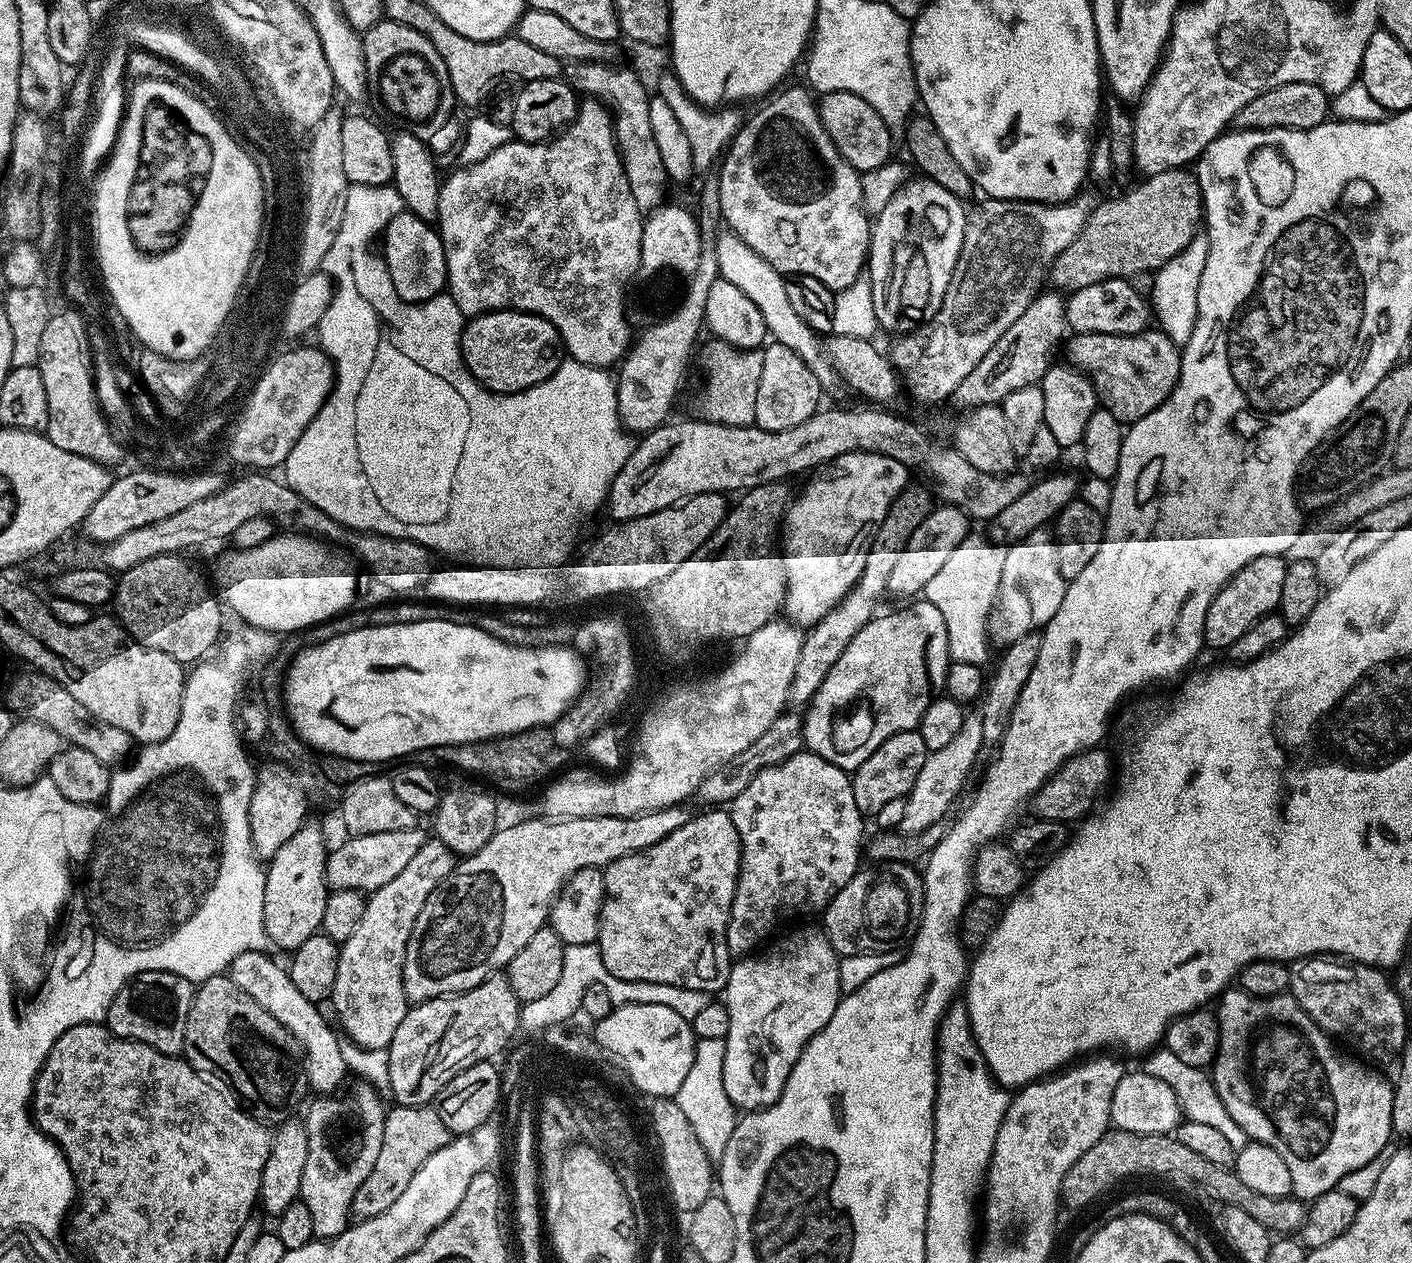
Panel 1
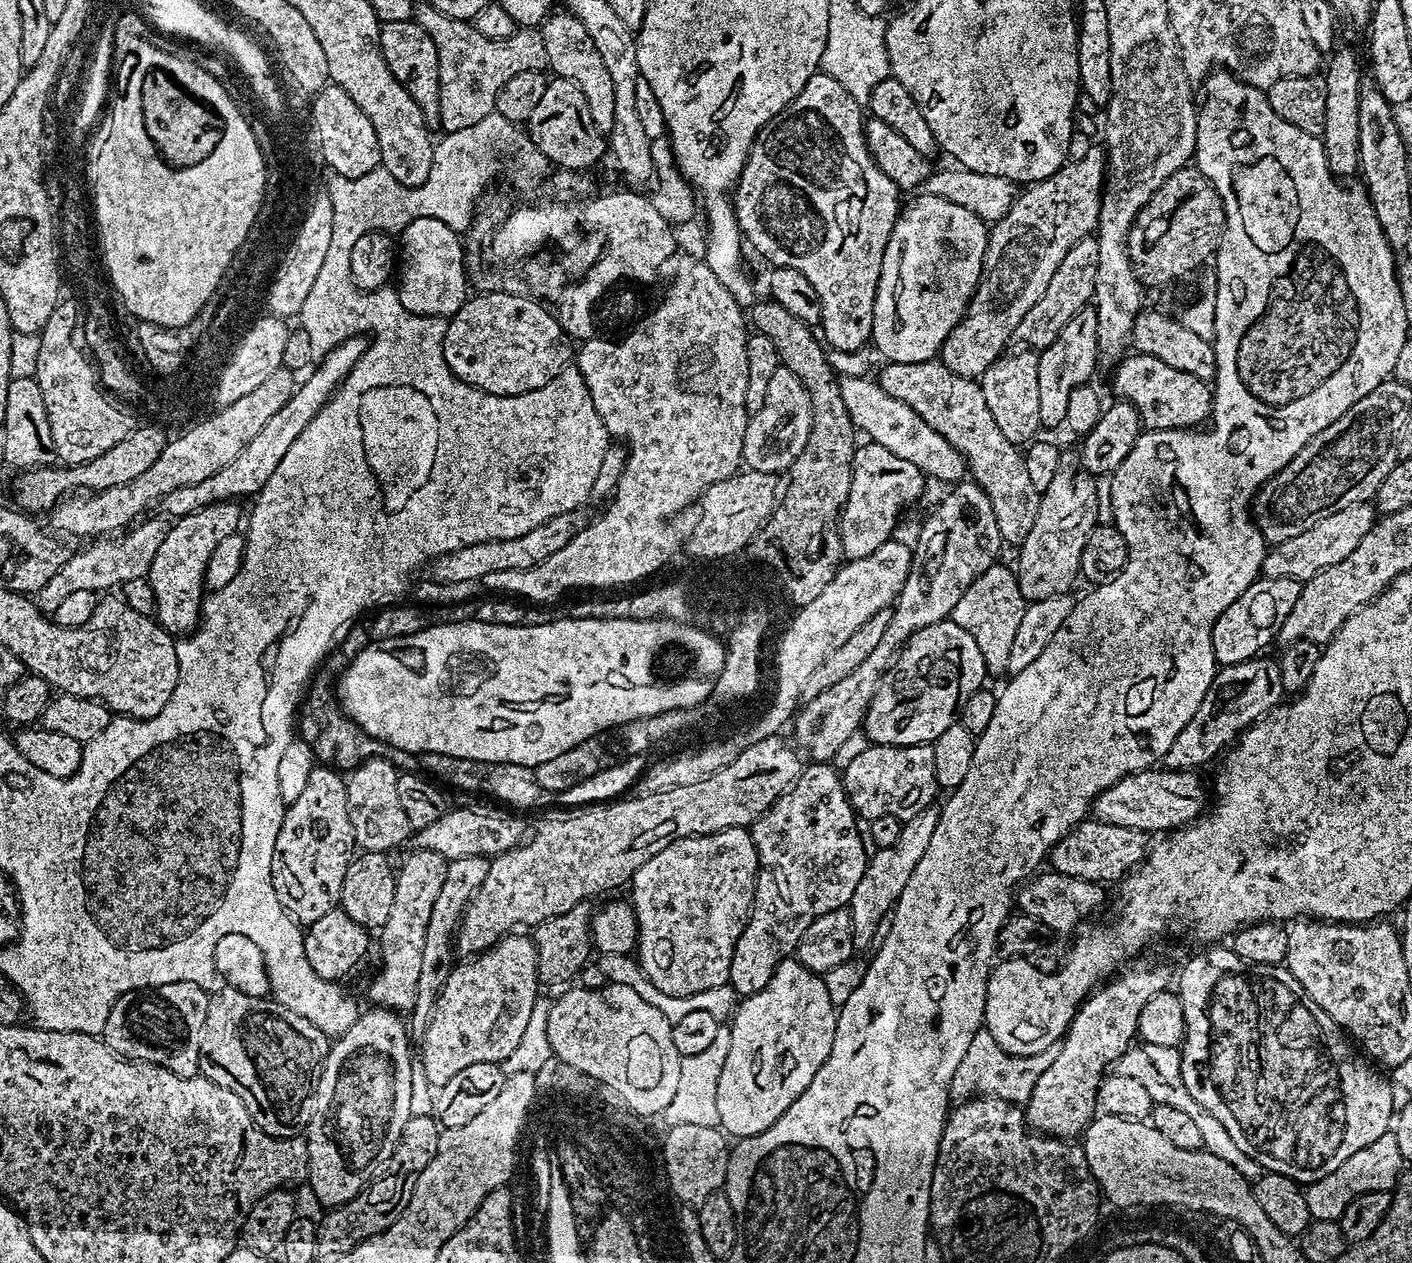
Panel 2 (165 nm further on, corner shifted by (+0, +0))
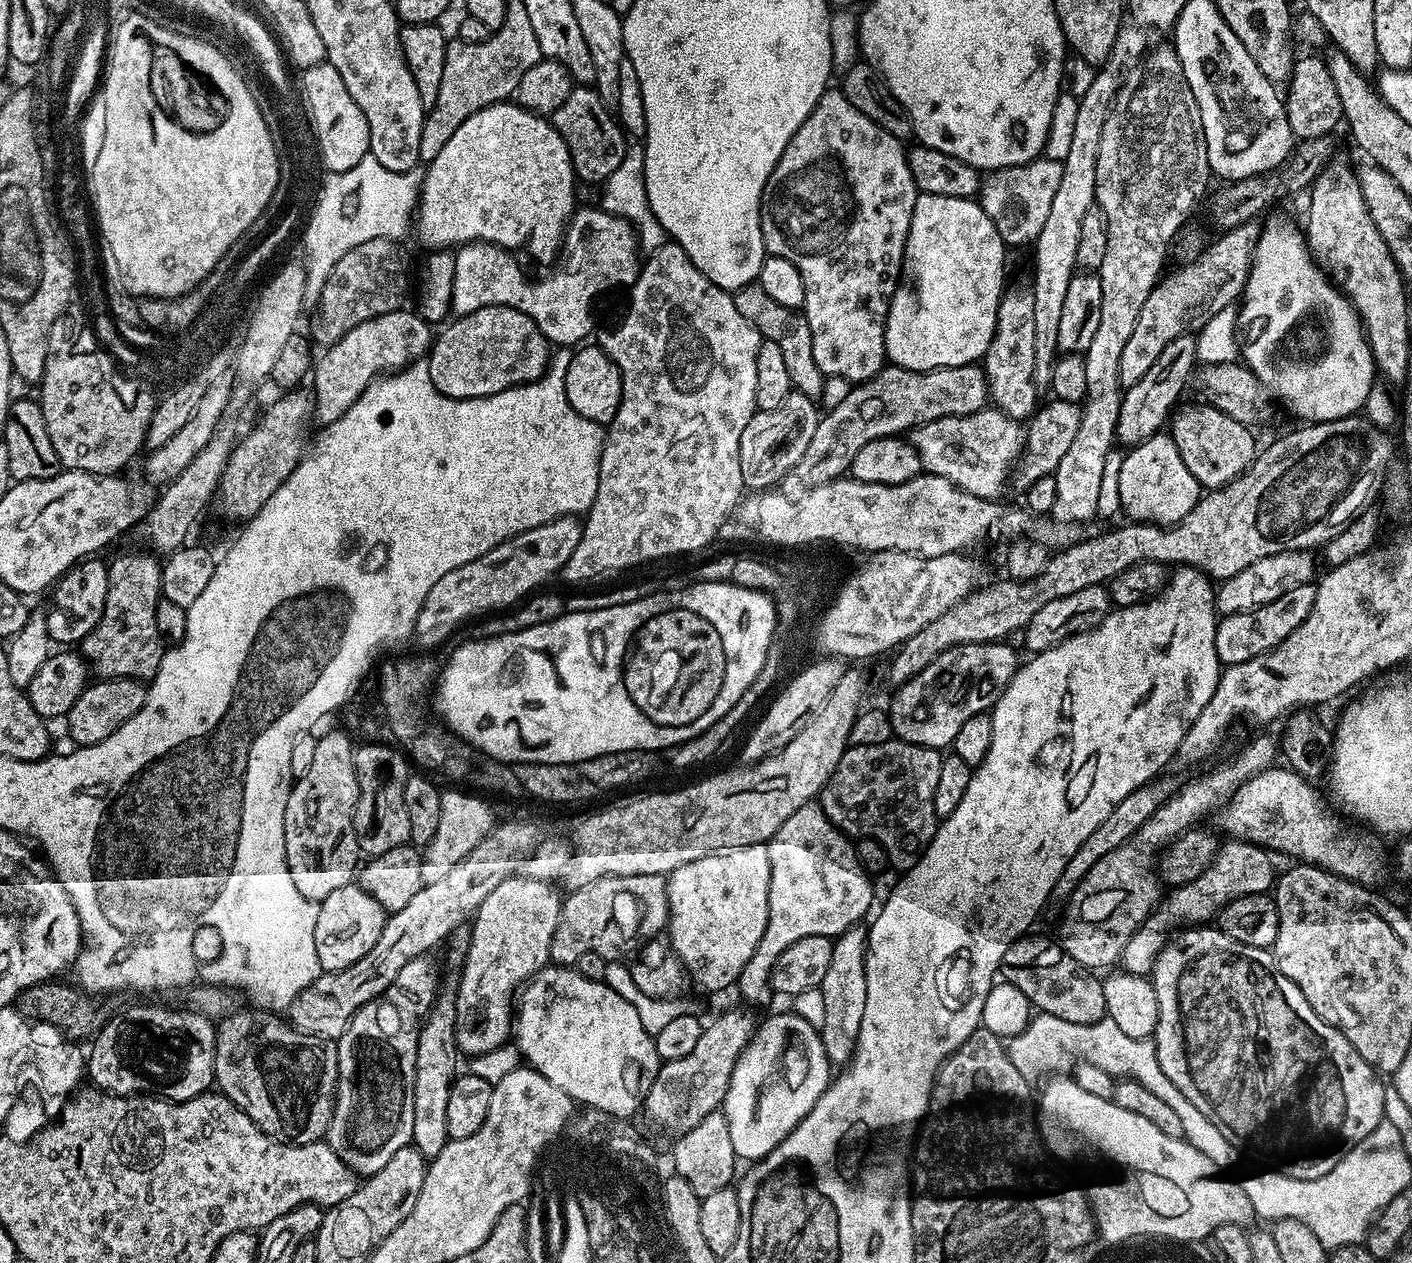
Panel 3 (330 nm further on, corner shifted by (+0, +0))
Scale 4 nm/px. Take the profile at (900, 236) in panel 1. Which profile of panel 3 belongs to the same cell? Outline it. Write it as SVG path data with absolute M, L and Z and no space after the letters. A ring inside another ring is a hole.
M938 194L917 195L904 247L904 263L900 266L900 278L888 304L884 327L887 359L893 365L916 372L983 361L1002 312L1002 297L1006 291L1004 251L1005 242L994 222L986 218L975 199L963 200Z

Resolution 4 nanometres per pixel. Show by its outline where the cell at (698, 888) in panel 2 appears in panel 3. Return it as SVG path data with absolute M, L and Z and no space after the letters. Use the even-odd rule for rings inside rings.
M751 844L696 860L693 864L674 870L668 882L668 927L666 935L676 957L684 963L685 973L708 992L720 992L732 988L742 974L750 954L758 950L768 921L770 906L770 854L767 844Z

